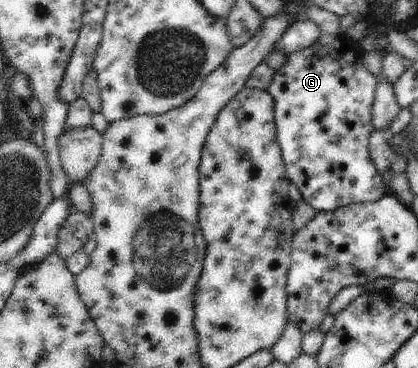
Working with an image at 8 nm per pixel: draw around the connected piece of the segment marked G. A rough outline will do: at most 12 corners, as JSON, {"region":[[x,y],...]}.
{"region":[[322,33],[266,89],[317,212],[389,192],[368,150],[379,79]]}

